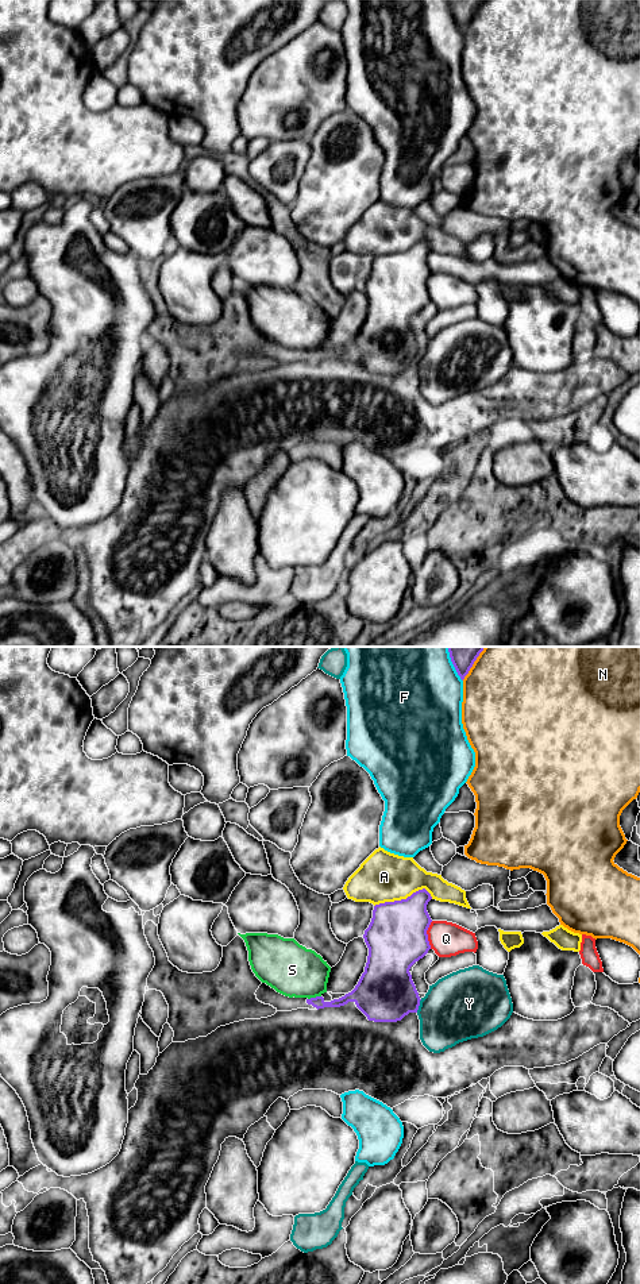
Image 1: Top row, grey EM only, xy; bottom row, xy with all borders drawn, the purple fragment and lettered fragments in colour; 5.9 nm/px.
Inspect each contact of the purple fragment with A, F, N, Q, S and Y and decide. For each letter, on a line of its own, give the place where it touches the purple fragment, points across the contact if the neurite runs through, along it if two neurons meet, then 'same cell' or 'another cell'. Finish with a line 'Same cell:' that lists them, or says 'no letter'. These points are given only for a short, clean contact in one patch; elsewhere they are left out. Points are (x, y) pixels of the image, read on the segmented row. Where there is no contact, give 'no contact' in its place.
A: xy (403, 899) | another cell
F: xy (452, 663) | another cell
N: xy (473, 663) | another cell
Q: xy (427, 934) | another cell
S: xy (313, 998) | along xy (320, 995), (308, 999) | another cell
Y: xy (419, 1005) | another cell
Same cell: no letter

